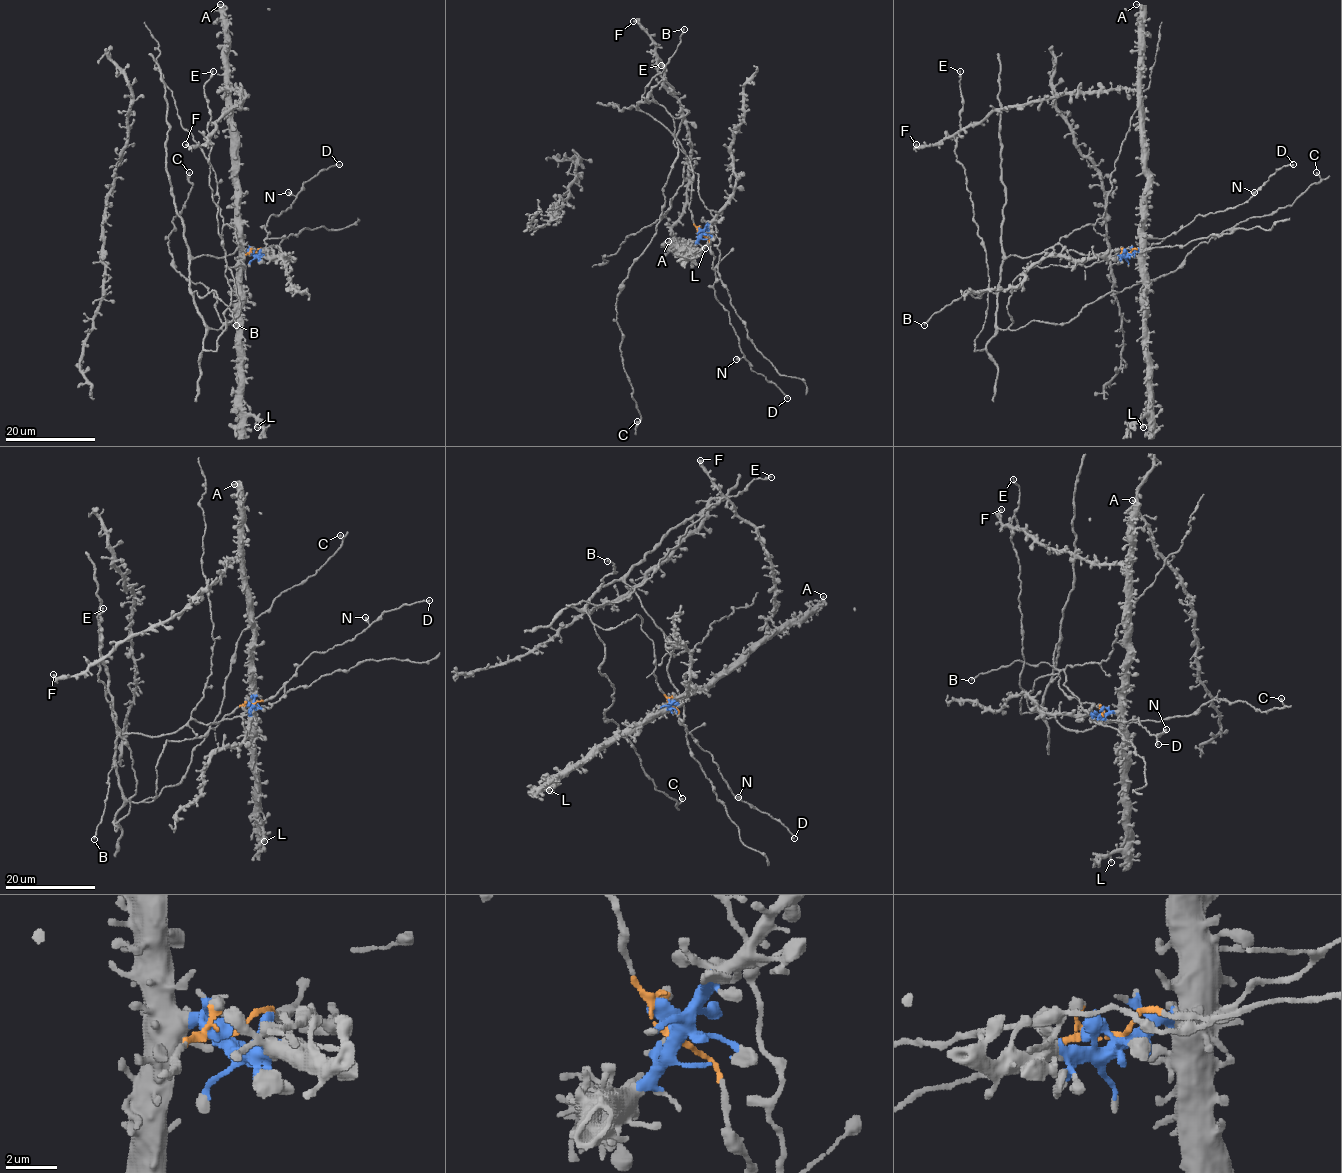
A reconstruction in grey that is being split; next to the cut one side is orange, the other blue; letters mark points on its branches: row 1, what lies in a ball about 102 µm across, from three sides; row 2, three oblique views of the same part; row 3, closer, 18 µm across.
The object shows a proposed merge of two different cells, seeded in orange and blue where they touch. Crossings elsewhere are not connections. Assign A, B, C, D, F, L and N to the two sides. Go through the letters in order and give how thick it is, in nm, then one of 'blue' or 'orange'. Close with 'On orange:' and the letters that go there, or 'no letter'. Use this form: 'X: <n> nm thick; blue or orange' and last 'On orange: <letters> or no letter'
A: 240 nm thick; blue
B: 180 nm thick; orange
C: 320 nm thick; orange
D: 180 nm thick; orange
F: 320 nm thick; blue
L: 400 nm thick; blue
N: 500 nm thick; orange
On orange: B, C, D, N

